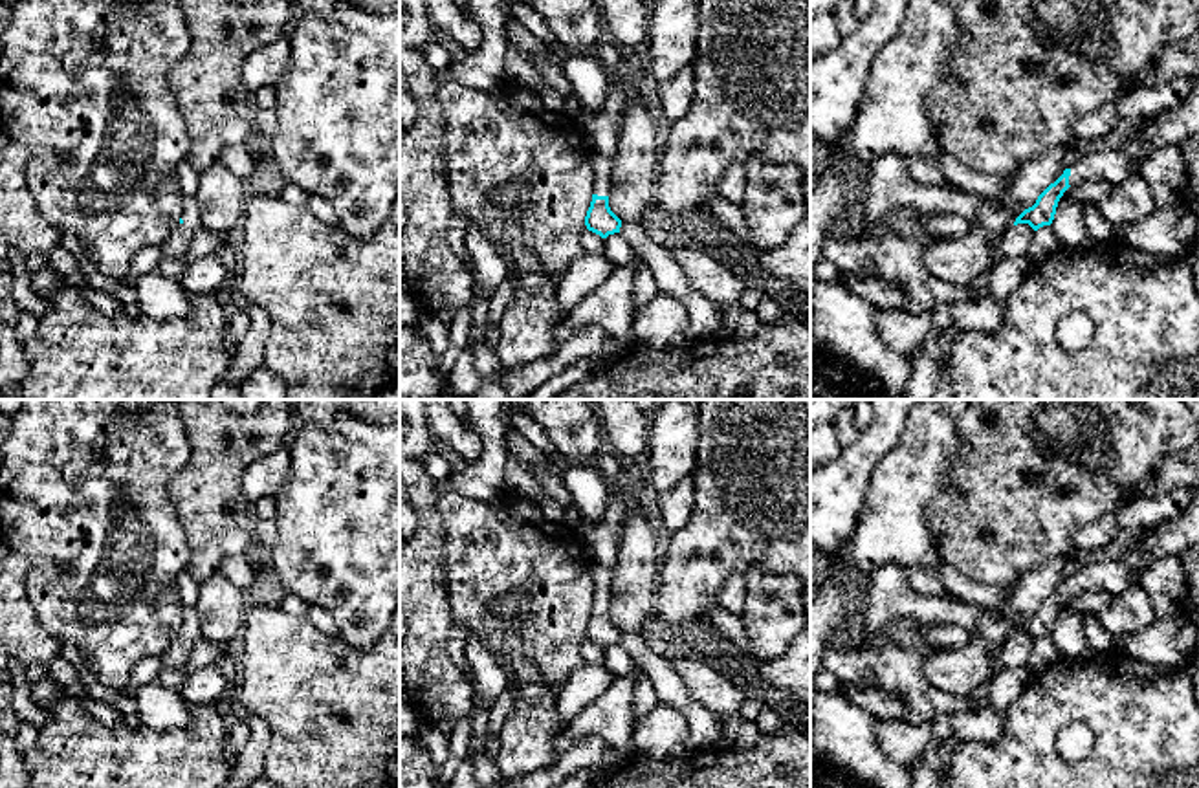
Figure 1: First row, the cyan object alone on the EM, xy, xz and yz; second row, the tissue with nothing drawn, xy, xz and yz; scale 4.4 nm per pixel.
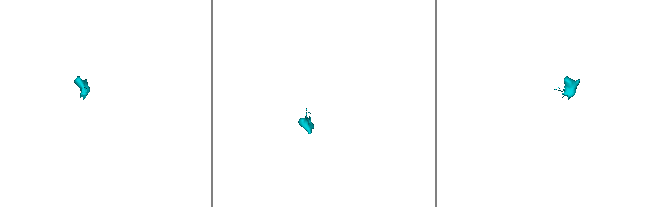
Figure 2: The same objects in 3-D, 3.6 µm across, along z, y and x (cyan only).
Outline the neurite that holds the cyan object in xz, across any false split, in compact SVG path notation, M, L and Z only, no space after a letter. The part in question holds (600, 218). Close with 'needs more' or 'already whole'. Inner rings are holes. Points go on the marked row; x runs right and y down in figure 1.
M594 150L592 165L594 194L585 216L585 225L588 231L607 238L609 235L620 233L622 227L622 220L609 207L612 158Z; needs more

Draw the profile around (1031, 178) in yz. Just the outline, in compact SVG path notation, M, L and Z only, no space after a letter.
M1074 139L1069 145L1045 150L1023 161L1014 172L1010 172L1010 183L996 198L990 198L997 205L1008 205L1014 209L1016 218L1028 207L1032 207L1038 196L1054 183L1065 169L1065 156L1071 150L1080 150L1084 143Z

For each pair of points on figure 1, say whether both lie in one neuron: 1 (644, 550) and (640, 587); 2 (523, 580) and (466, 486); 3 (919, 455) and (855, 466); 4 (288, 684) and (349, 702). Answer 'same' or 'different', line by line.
1: same
2: different
3: different
4: same

